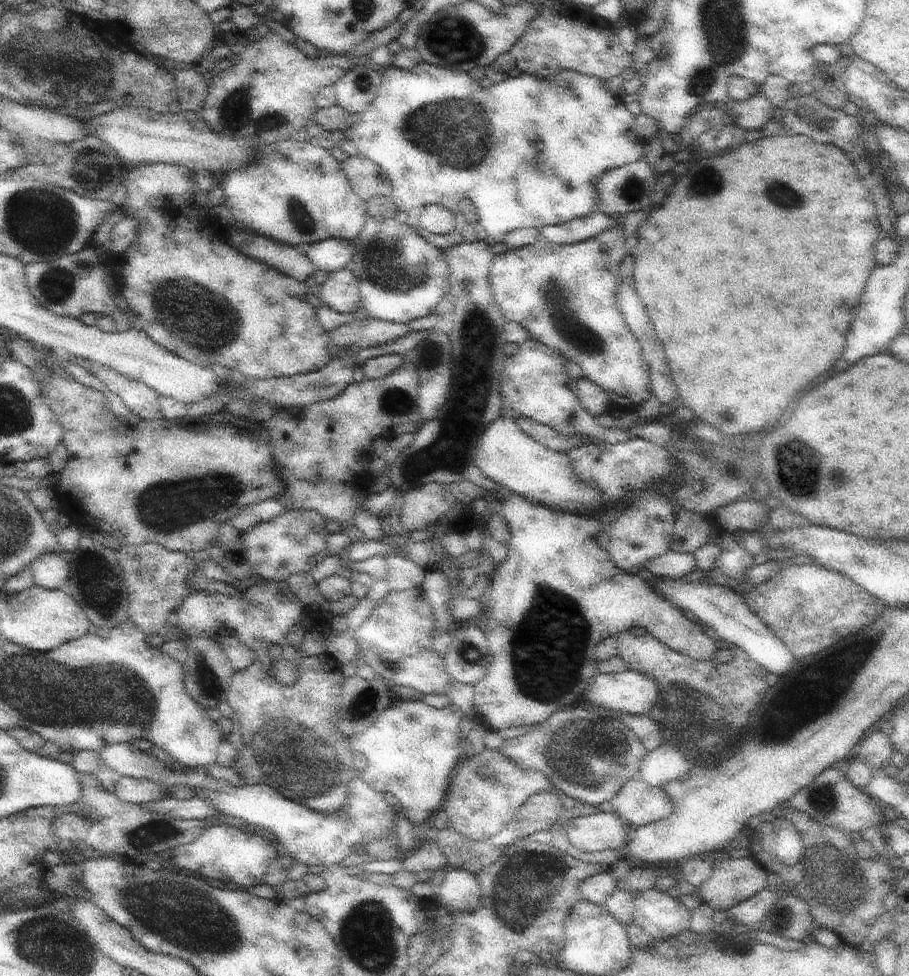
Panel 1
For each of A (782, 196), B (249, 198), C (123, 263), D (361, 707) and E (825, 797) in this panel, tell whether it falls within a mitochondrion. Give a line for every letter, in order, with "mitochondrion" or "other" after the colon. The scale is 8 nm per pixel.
A: mitochondrion
B: other
C: other
D: mitochondrion
E: mitochondrion

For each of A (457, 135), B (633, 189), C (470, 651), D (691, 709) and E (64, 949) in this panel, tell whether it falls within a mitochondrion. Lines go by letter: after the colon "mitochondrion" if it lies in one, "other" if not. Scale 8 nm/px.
A: mitochondrion
B: mitochondrion
C: mitochondrion
D: mitochondrion
E: mitochondrion

